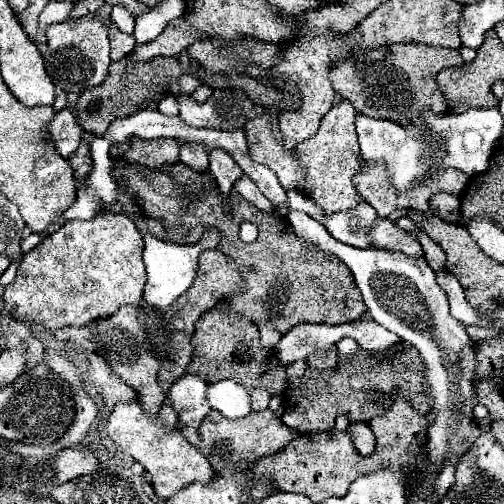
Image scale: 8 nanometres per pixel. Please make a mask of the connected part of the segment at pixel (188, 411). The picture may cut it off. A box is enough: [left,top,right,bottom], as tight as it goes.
[167,372,211,426]

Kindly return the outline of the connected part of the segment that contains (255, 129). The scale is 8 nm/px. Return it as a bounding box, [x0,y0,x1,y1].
[245,110,307,190]

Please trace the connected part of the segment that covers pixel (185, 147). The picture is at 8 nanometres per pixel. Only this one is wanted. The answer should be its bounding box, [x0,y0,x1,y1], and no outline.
[179,142,209,170]

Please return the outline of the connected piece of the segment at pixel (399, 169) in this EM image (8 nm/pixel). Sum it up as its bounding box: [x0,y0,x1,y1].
[355,108,503,190]

